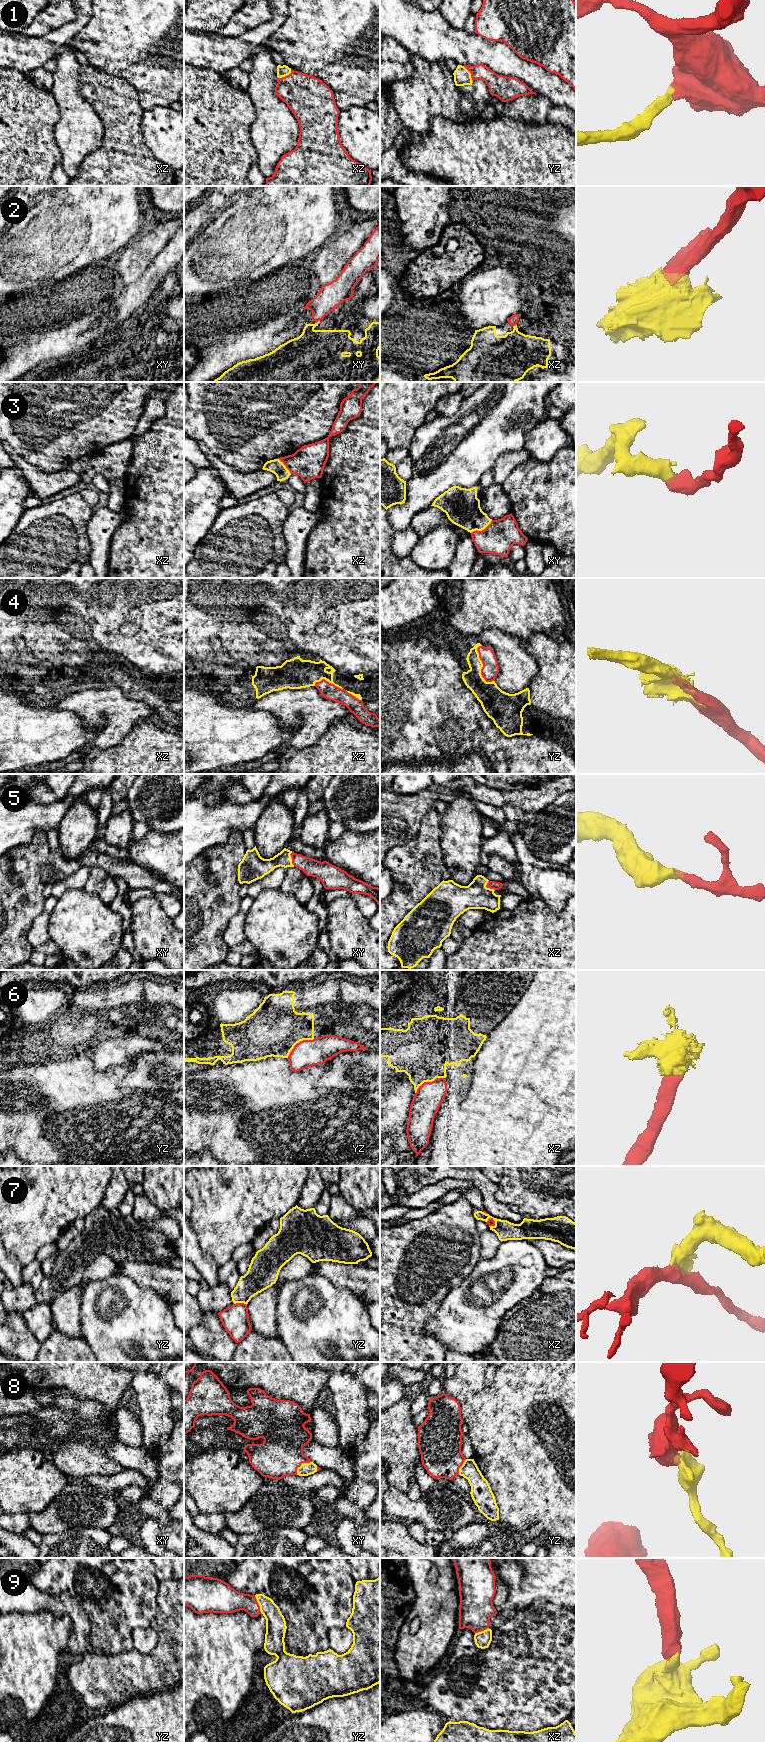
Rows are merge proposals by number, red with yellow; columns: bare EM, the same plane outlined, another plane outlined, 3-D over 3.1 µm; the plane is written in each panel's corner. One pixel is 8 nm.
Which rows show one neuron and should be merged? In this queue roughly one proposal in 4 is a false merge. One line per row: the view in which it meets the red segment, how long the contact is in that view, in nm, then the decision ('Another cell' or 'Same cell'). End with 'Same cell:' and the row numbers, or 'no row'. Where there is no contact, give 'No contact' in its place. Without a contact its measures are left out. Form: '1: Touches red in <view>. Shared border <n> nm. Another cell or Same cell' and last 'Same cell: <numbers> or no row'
1: Touches red in xz. Shared border 140 nm. Same cell
2: Touches red in xy. Shared border 50 nm. Same cell
3: Touches red in xy. Shared border 200 nm. Same cell
4: Touches red in yz. Shared border 320 nm. Same cell
5: Touches red in xz. Shared border 100 nm. Same cell
6: Touches red in yz. Shared border 280 nm. Another cell
7: Touches red in yz. Shared border 110 nm. Another cell
8: Touches red in xy. Shared border 170 nm. Same cell
9: Touches red in yz. Shared border 150 nm. Same cell
Same cell: 1, 2, 3, 4, 5, 8, 9

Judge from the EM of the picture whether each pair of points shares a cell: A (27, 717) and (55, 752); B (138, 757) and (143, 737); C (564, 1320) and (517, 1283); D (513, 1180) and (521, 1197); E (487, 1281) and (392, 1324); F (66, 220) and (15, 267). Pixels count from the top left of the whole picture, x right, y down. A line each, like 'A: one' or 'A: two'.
A: one
B: one
C: two
D: one
E: two
F: one

